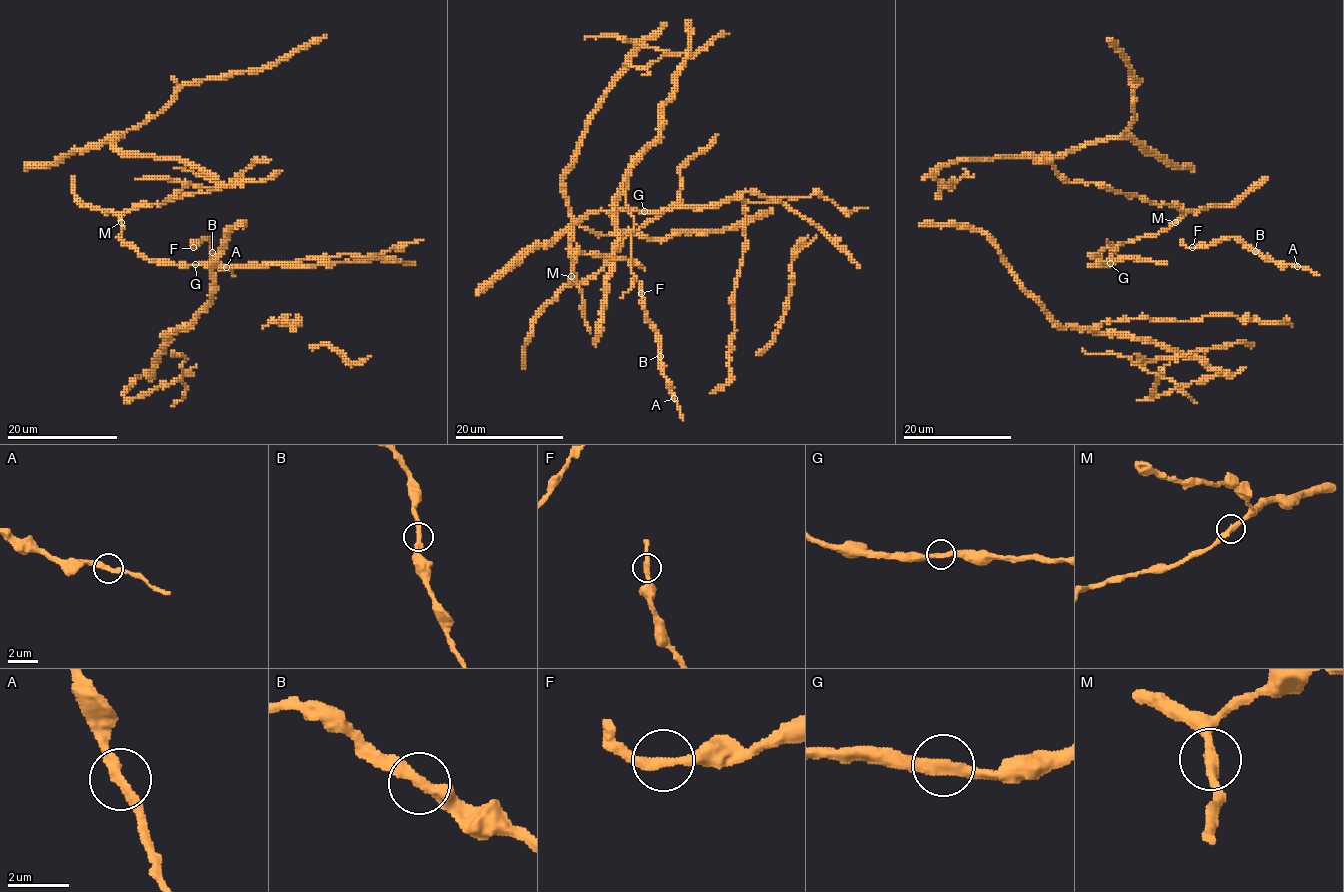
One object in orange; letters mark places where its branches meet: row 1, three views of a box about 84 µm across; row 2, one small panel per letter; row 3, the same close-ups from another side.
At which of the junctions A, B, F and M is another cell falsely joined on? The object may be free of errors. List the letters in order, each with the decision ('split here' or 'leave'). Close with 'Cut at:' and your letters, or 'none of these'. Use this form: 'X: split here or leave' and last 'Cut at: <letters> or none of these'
A: leave
B: leave
F: leave
M: leave
Cut at: none of these

